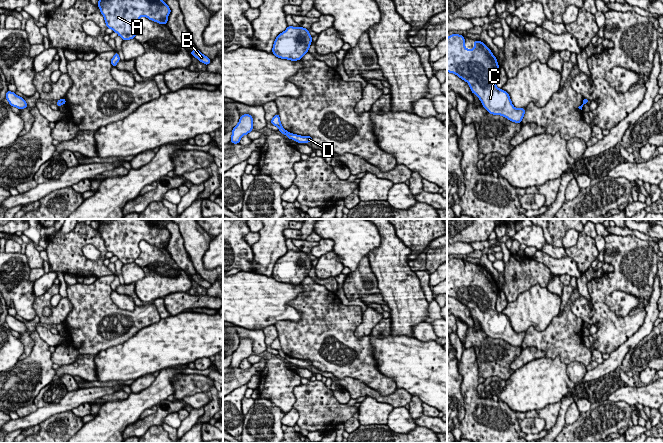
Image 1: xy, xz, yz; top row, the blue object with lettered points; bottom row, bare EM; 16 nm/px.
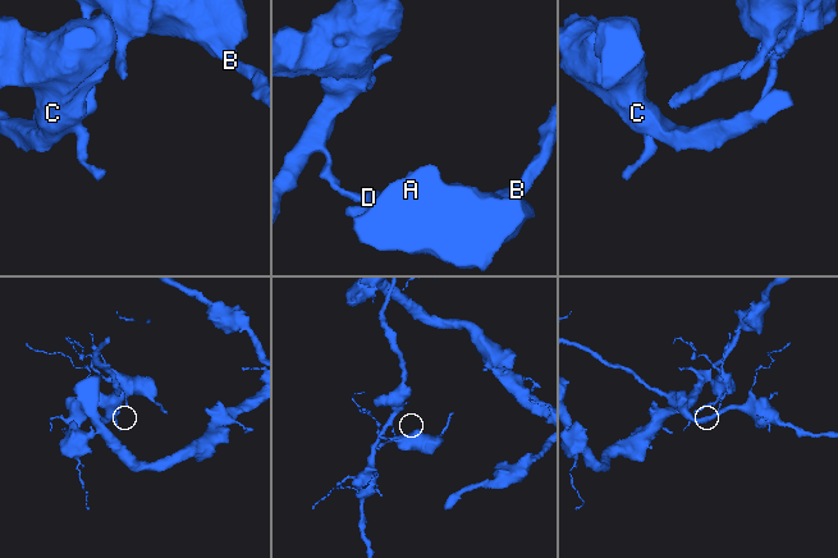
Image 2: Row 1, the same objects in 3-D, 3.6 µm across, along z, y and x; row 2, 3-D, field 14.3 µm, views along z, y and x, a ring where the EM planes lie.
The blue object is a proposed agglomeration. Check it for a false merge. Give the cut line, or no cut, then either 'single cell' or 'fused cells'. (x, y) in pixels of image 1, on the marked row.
xz (287, 131), (285, 134) | fused cells

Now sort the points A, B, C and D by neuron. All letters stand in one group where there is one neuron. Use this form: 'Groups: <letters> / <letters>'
Groups: A B D / C

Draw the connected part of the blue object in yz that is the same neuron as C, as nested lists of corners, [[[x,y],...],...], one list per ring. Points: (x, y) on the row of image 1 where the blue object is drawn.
[[[463,35],[447,37],[447,72],[466,81],[490,114],[521,123],[525,108],[516,109],[509,94],[496,87],[499,68],[496,57],[483,42],[474,40],[474,48],[467,49]]]

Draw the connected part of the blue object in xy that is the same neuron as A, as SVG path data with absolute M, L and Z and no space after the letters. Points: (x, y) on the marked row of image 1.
M99 0L97 5L108 29L116 32L123 41L133 39L139 33L142 16L167 25L171 13L162 0Z

